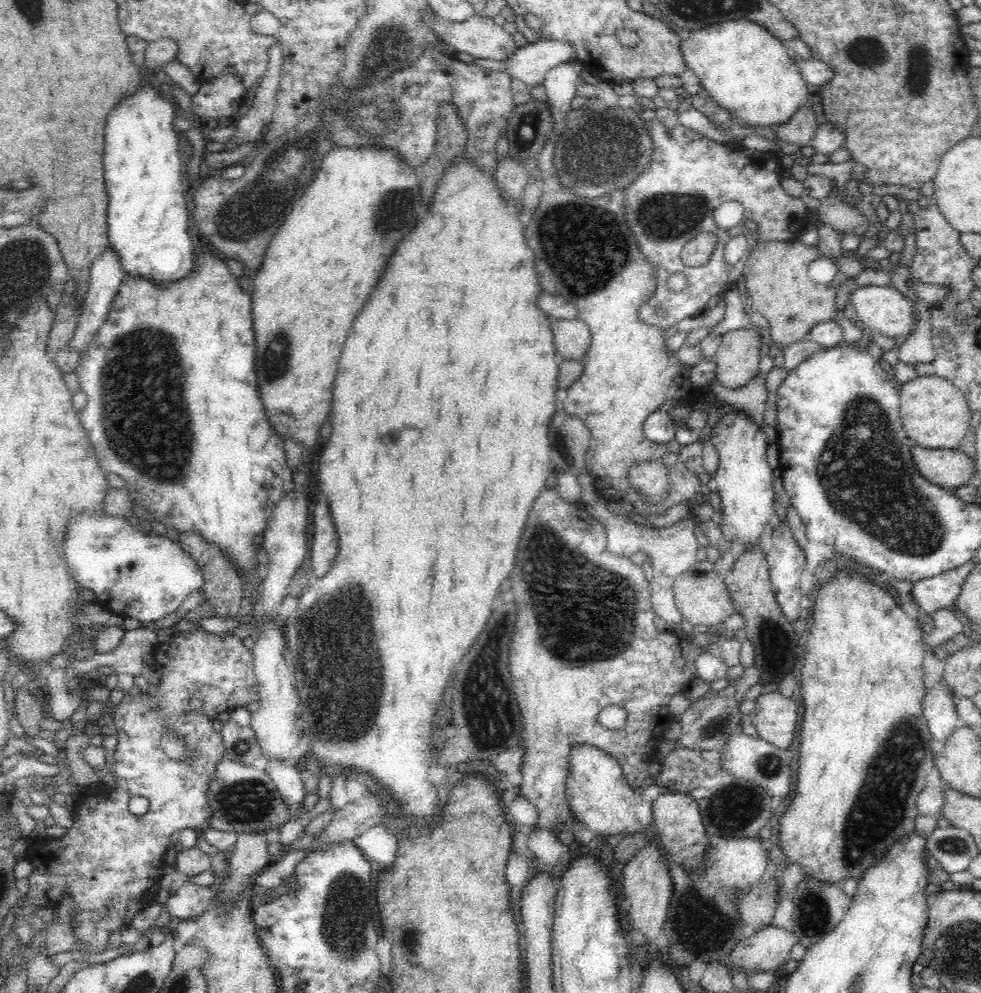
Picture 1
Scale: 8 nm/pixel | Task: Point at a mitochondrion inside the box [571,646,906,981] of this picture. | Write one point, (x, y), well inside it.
(733, 808)

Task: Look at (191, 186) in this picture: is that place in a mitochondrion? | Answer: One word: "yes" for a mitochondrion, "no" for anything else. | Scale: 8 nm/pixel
no

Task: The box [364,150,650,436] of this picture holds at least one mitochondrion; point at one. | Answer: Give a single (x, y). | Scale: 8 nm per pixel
(586, 245)

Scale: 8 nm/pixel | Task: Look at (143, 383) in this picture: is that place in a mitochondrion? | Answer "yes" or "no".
yes

